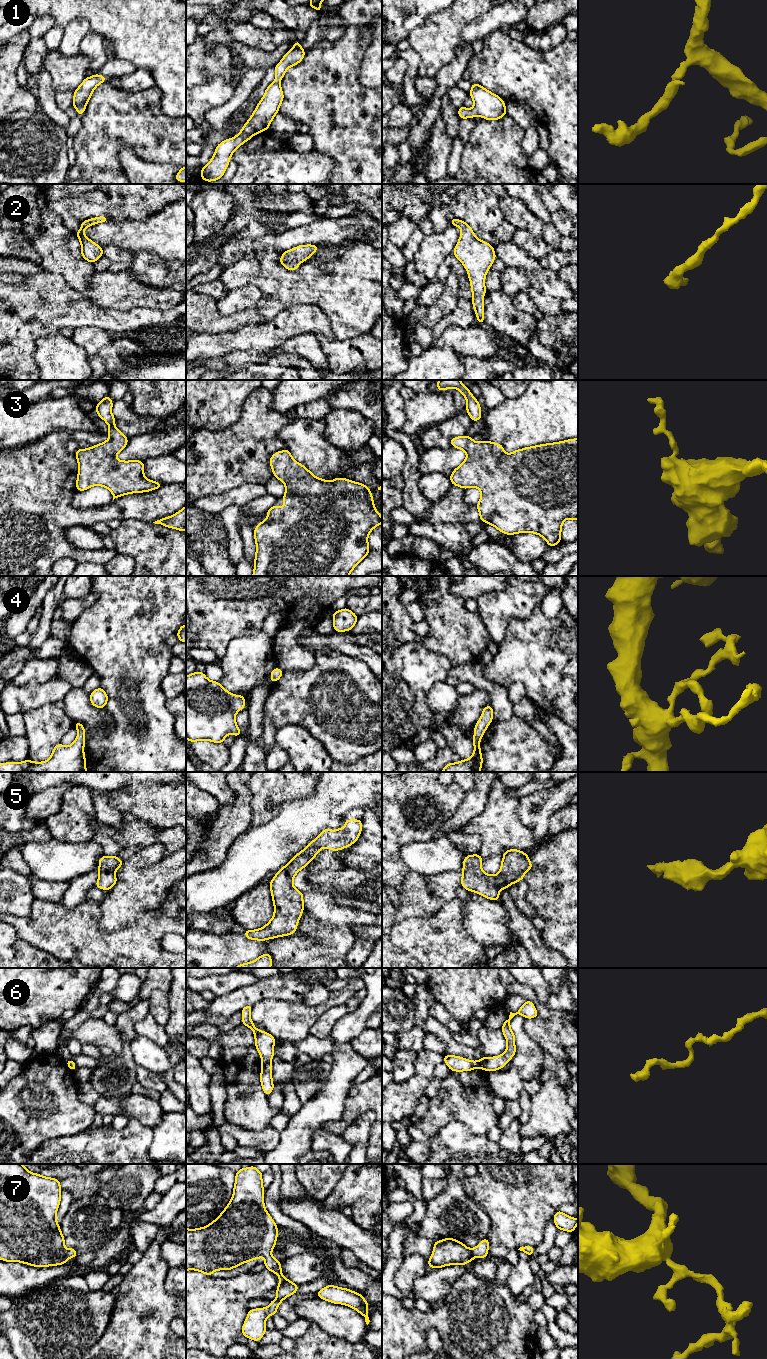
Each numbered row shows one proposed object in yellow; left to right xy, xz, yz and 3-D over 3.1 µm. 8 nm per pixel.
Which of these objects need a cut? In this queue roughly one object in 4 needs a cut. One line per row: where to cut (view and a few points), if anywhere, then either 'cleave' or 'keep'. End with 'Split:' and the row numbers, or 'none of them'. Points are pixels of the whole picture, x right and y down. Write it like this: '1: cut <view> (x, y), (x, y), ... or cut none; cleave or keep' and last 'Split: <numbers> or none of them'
1: cut none; keep
2: cut none; keep
3: cut none; keep
4: cut none; keep
5: cut none; keep
6: cut none; keep
7: cut none; keep
Split: none of them

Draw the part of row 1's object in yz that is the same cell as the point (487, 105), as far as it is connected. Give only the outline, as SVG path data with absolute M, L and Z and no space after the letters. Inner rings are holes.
M472 83L470 96L474 105L472 109L461 106L458 109L460 119L474 118L476 115L486 120L498 120L507 115L504 101L496 94L477 83Z

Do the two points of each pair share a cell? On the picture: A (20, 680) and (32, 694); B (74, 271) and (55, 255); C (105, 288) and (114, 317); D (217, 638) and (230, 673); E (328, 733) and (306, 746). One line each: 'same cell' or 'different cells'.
A: different cells
B: same cell
C: different cells
D: different cells
E: different cells

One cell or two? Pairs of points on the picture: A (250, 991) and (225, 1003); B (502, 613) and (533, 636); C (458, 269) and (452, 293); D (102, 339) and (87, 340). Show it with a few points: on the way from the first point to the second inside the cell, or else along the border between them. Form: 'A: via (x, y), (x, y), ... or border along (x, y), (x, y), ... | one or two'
A: via (244, 995), (231, 1002) | one
B: border along (532, 611), (524, 619), (511, 618), (502, 641) | two
C: border along (450, 272), (456, 275), (459, 285), (459, 296) | two
D: via (98, 339), (91, 339) | one

